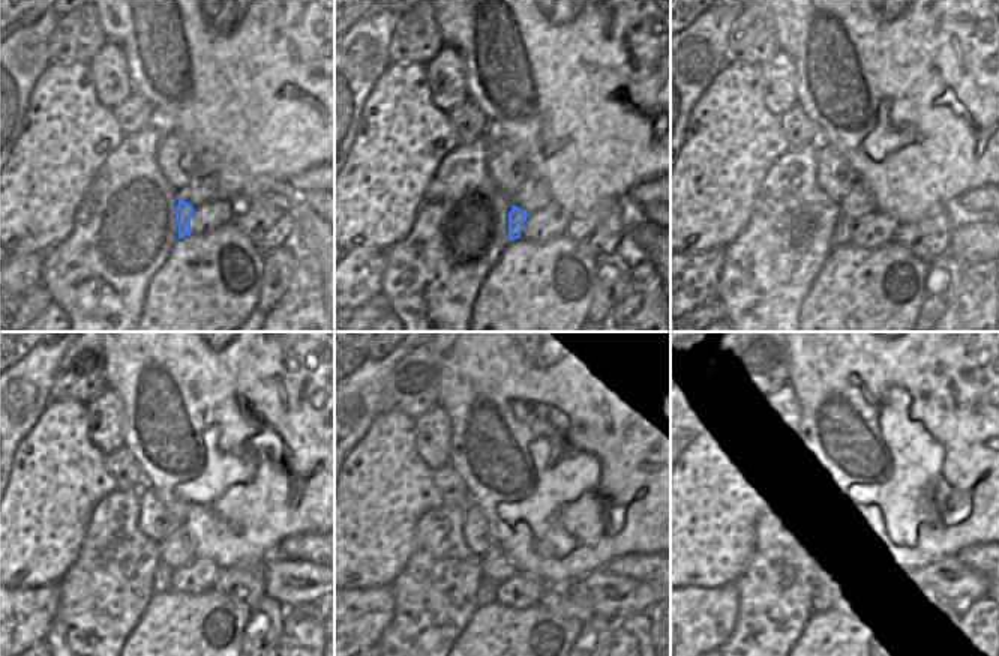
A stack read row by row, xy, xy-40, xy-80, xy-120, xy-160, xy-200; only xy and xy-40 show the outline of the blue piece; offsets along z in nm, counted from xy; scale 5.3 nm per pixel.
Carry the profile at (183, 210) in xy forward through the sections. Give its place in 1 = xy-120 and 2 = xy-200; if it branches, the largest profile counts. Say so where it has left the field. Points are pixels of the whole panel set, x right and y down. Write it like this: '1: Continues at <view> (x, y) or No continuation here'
1: Continues at xy-120 (164, 574)
2: Continues at xy-200 (821, 596).

